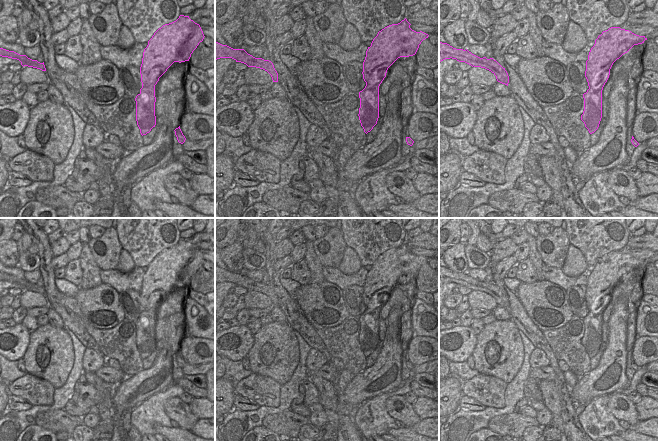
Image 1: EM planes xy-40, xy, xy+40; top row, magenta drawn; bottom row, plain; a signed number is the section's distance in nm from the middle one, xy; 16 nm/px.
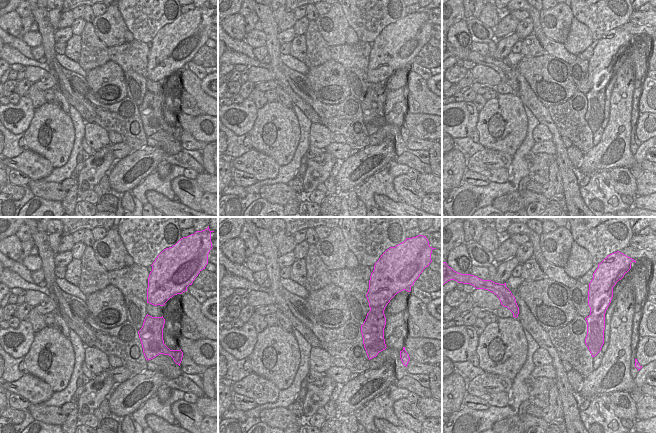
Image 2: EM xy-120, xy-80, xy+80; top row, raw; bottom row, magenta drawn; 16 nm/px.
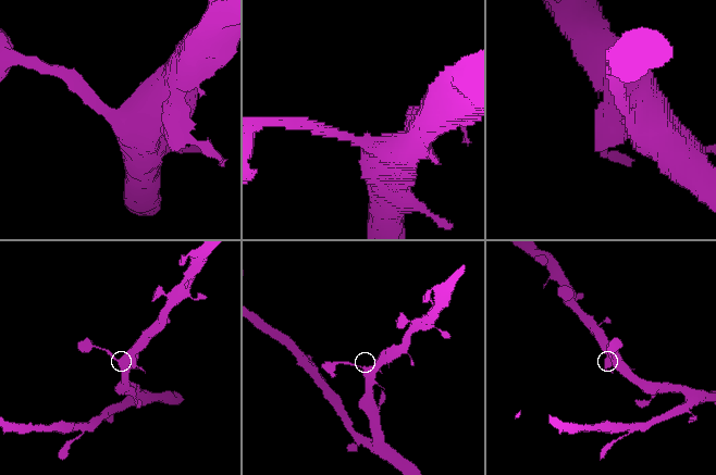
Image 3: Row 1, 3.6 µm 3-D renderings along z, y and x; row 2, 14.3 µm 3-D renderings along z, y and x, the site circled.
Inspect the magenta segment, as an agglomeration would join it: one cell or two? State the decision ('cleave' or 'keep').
cleave

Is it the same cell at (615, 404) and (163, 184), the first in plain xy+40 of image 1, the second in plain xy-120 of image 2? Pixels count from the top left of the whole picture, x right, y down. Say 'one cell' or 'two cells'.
two cells

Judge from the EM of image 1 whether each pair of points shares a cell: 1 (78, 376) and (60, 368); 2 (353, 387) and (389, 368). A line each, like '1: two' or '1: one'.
1: two
2: one

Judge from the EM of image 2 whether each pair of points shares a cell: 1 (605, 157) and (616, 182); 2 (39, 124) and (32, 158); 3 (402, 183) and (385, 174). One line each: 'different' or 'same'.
1: different
2: different
3: different

